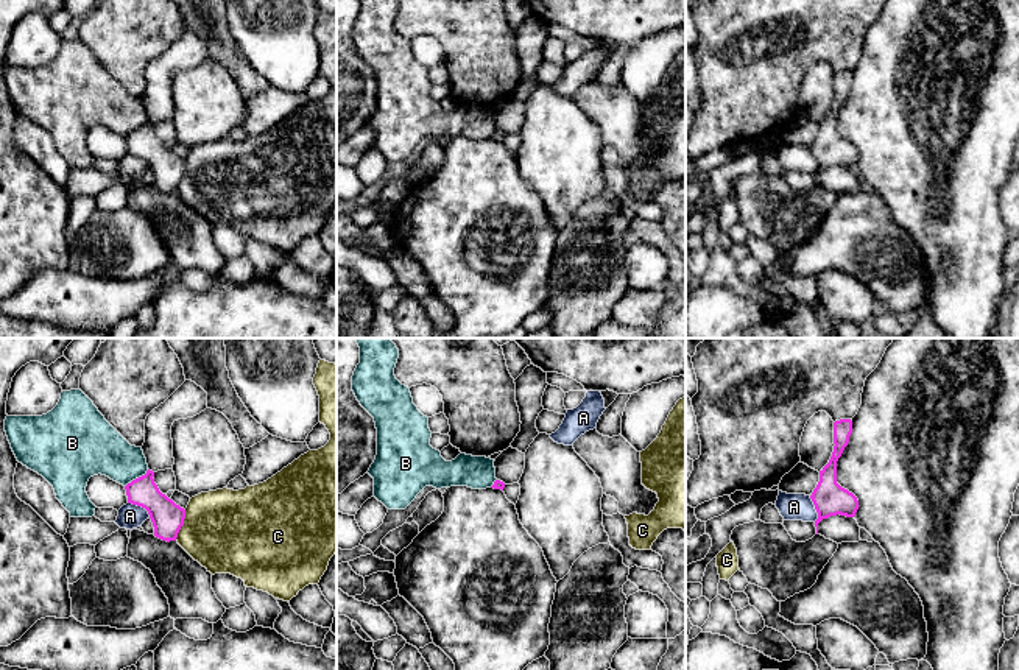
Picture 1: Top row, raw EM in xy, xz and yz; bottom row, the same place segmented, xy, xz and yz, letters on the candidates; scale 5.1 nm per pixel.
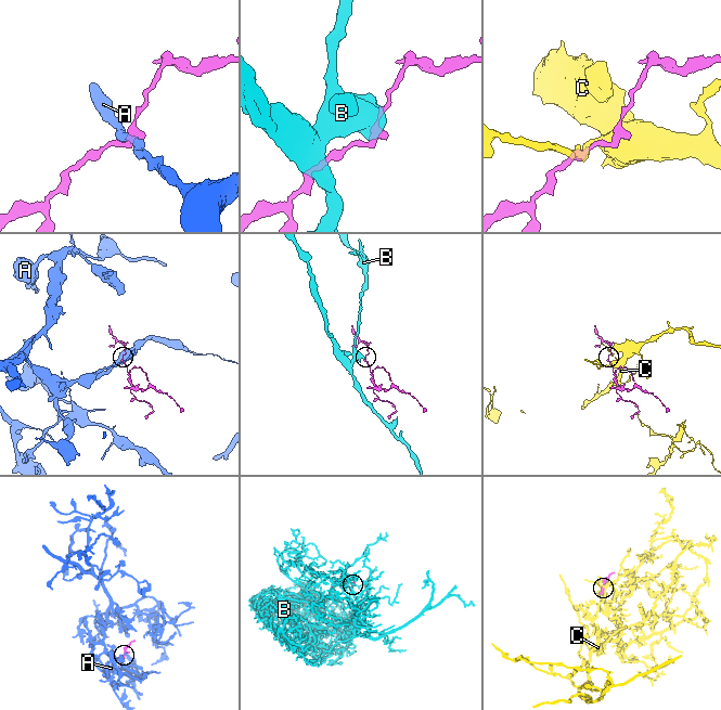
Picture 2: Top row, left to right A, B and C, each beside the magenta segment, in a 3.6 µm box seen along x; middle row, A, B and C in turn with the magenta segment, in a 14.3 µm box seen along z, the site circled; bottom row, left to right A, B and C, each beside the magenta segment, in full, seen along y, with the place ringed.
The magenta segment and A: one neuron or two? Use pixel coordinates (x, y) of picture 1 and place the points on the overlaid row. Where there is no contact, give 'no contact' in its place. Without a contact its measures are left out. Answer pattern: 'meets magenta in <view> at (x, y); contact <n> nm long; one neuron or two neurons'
meets magenta in xy at (141, 505); contact 150 nm long; two neurons

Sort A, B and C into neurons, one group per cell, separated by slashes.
A / B / C

